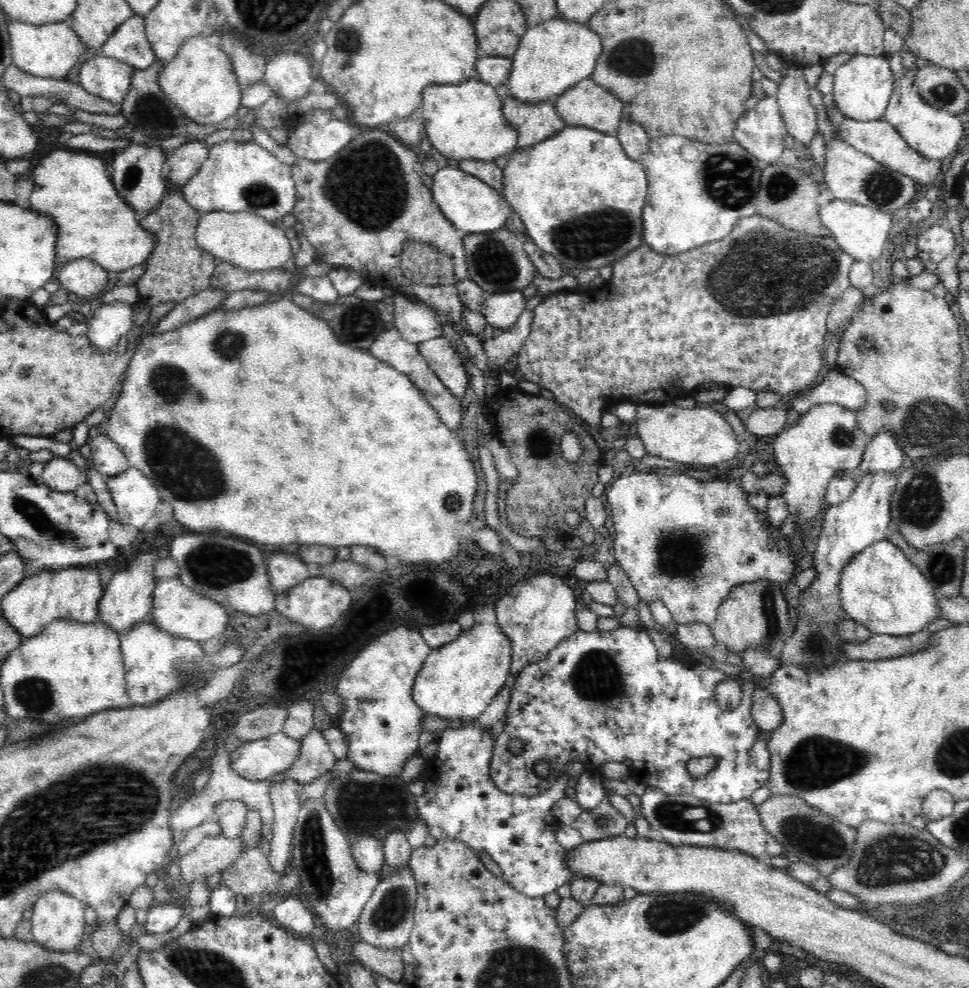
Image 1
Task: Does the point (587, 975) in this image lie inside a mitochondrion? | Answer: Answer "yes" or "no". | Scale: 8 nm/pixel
yes

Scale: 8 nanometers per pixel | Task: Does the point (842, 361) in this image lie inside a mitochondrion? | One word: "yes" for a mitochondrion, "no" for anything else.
no

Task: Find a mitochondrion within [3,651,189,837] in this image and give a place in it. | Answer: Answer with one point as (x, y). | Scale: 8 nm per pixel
(34, 694)

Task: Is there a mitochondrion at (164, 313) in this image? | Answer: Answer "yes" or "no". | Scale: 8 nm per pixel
no

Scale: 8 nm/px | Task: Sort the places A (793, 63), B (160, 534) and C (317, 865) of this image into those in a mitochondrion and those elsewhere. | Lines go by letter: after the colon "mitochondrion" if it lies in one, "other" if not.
A: other
B: other
C: mitochondrion

